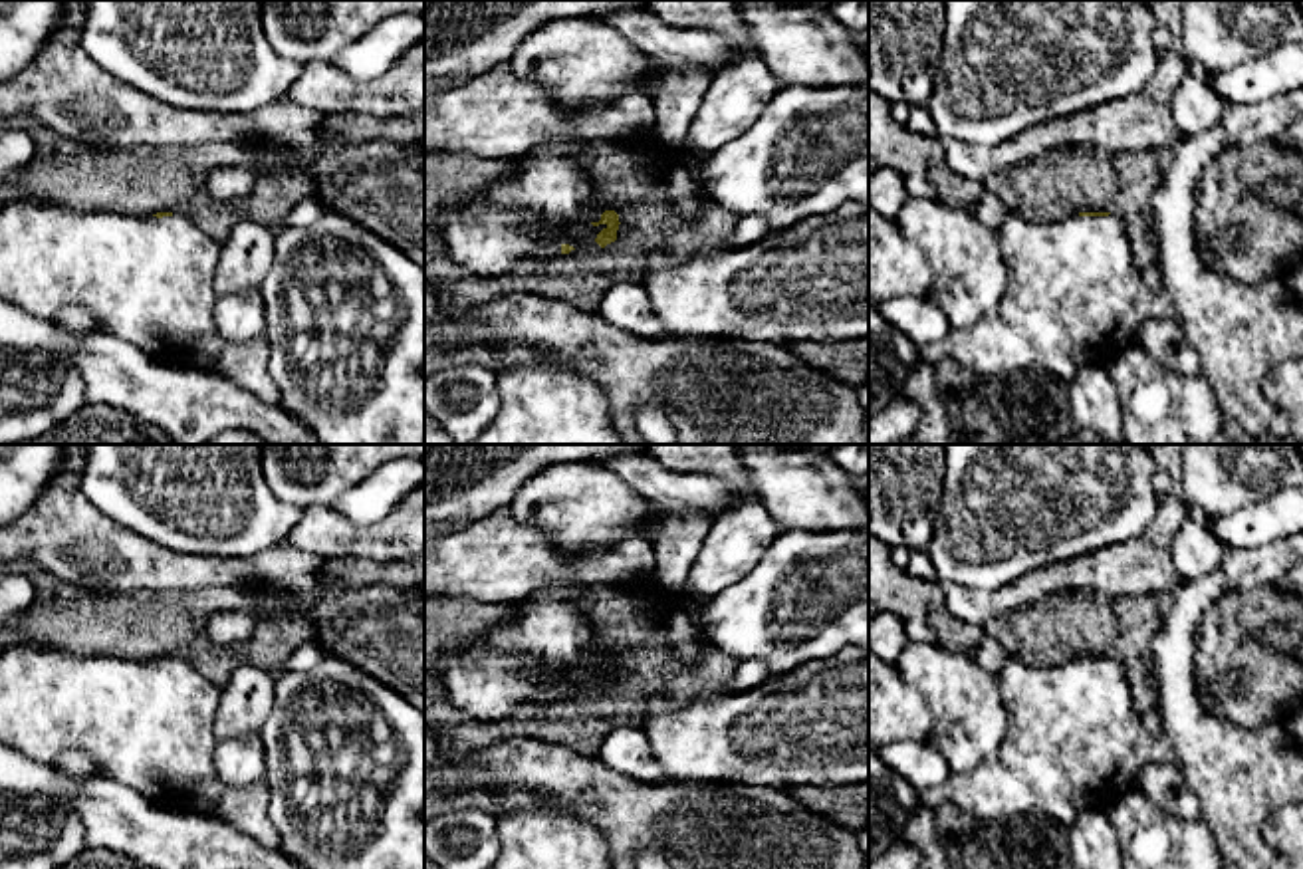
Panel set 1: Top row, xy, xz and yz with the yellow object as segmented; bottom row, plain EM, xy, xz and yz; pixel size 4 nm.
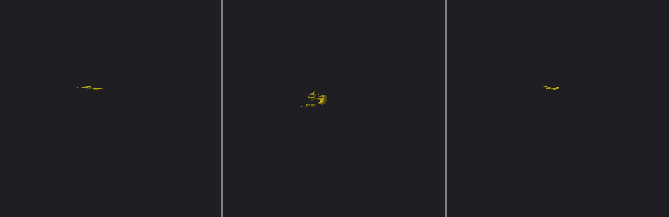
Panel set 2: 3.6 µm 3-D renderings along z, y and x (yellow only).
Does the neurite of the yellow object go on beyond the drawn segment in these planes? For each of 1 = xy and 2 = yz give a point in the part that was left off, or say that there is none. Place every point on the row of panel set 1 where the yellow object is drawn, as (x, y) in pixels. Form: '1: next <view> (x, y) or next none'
1: next xy (149, 280)
2: next yz (1075, 296)

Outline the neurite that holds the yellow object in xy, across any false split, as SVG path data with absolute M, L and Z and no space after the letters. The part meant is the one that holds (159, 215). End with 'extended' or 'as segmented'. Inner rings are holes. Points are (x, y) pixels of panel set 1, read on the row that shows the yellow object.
M10 202L0 210L0 298L38 319L65 308L91 310L101 331L153 359L214 371L260 401L280 407L268 371L268 341L228 341L220 335L212 288L220 246L186 216L173 212L115 214L73 210L52 202Z; extended

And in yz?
M1079 212L1051 222L1007 214L998 238L1007 266L1002 300L974 325L920 349L920 361L938 365L948 357L980 377L1043 369L1069 385L1081 367L1113 363L1134 343L1142 321L1178 317L1172 298L1142 280L1117 214Z; extended

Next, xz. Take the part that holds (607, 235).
M561 137L541 143L520 157L520 169L512 177L494 179L484 190L454 196L436 222L436 238L442 250L474 276L496 278L520 262L555 258L575 250L559 236L563 226L589 220L605 228L595 242L605 248L617 240L619 214L605 210L591 216L587 210L595 202L595 188L579 163L585 141Z; extended

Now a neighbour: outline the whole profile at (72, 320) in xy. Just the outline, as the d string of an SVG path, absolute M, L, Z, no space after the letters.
M65 308L52 321L61 331L61 339L101 331L97 315L87 308Z

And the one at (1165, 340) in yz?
M1178 317L1142 321L1136 329L1134 345L1142 347L1162 369L1186 377L1202 373L1200 357Z

